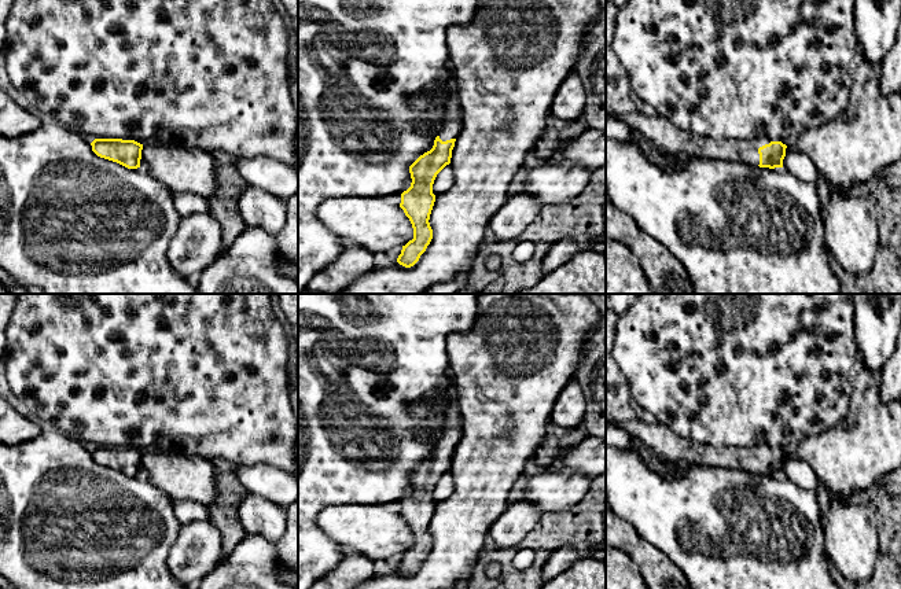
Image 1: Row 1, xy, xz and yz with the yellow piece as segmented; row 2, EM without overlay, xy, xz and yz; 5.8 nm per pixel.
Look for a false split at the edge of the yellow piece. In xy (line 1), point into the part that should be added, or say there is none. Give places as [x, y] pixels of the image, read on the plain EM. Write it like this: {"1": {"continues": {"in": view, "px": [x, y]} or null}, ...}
{"1": {"continues": null}}

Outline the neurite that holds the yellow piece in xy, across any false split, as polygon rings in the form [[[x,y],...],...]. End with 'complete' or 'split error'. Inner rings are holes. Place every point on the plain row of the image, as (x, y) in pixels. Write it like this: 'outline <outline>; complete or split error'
outline [[[95,446],[92,459],[104,467],[117,470],[128,476],[140,475],[143,452],[135,448]]]; complete

